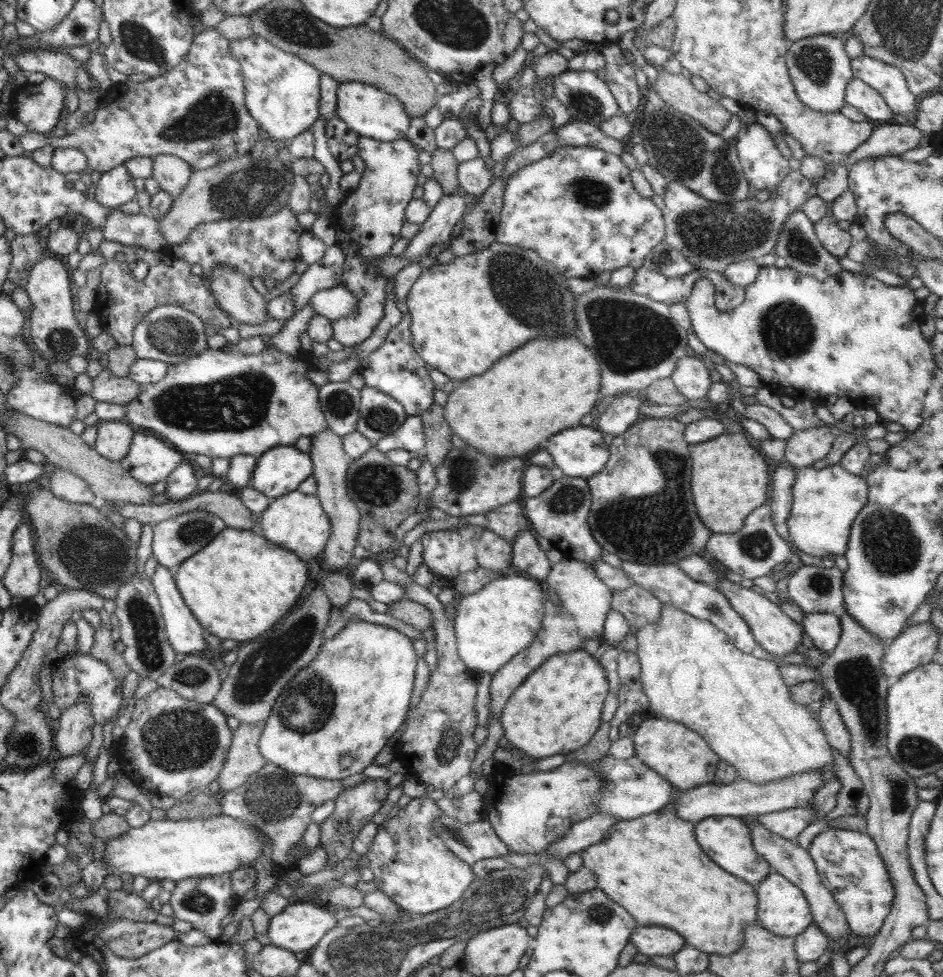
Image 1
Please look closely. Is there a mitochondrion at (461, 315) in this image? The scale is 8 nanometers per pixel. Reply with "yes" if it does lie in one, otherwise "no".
no

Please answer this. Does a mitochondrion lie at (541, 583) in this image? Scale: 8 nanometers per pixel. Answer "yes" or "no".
no

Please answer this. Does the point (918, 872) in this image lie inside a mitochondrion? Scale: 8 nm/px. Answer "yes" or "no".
no

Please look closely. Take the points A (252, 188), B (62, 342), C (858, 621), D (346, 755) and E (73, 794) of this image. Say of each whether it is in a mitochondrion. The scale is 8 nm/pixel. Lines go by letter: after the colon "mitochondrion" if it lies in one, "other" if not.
A: mitochondrion
B: mitochondrion
C: other
D: mitochondrion
E: other

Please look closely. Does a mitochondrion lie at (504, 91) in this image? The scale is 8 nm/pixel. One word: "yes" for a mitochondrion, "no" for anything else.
no

